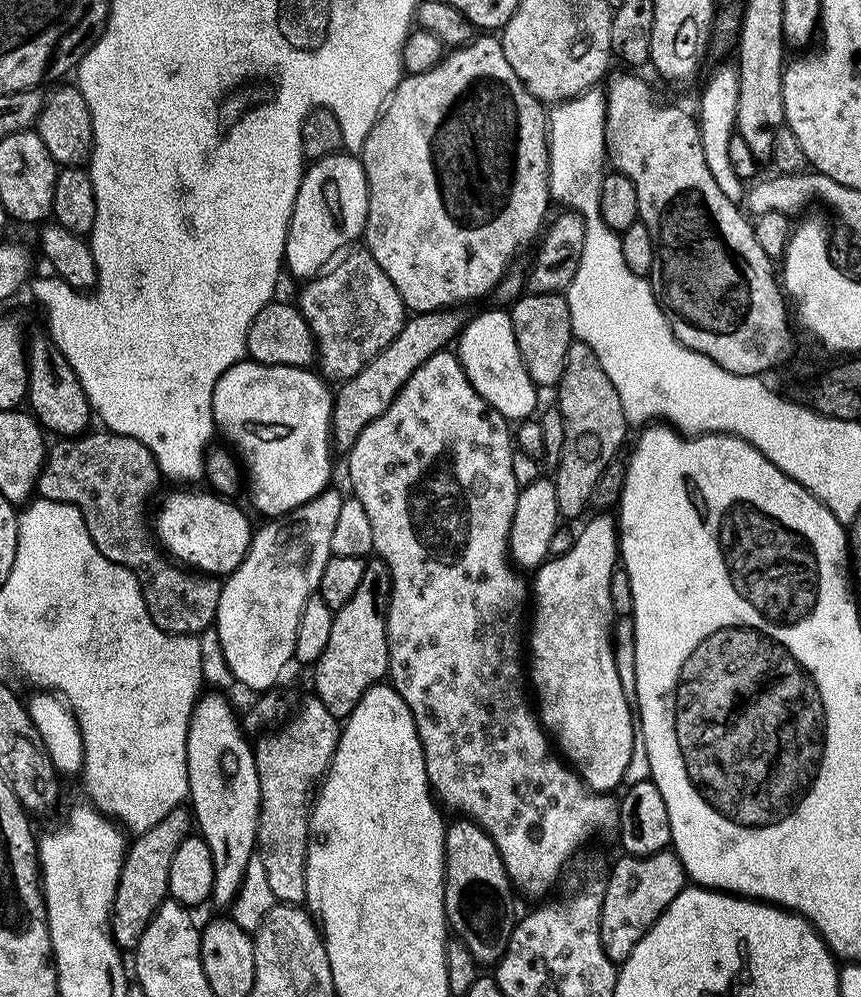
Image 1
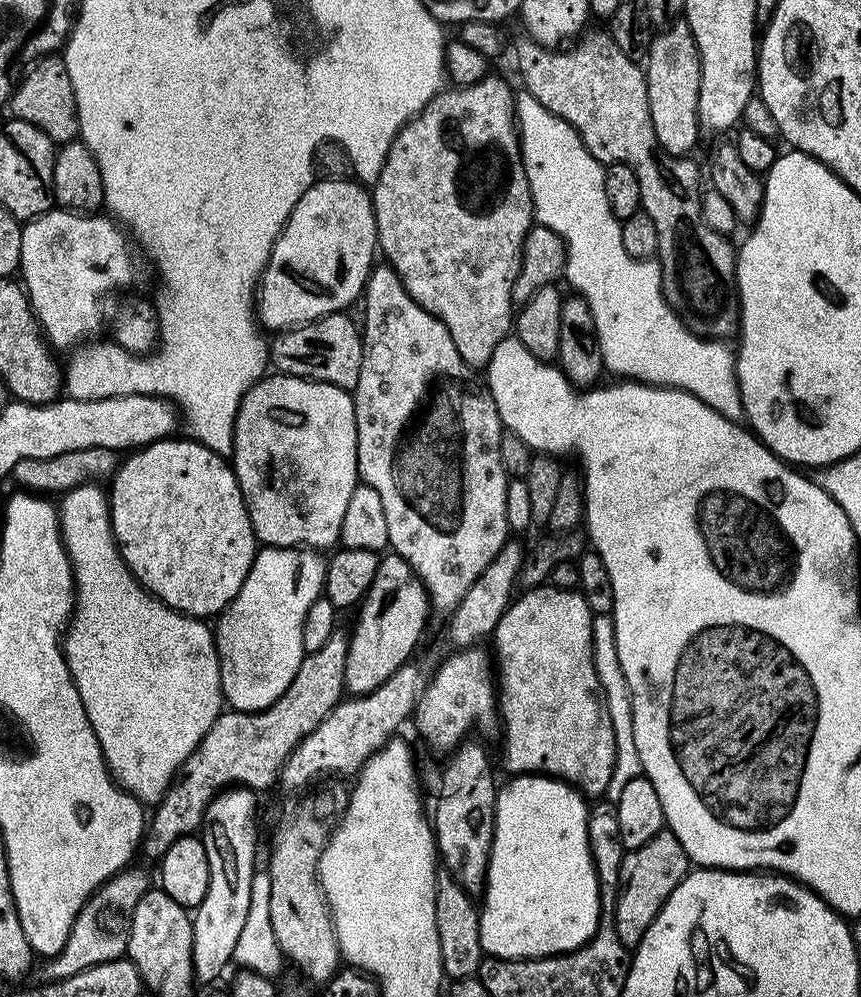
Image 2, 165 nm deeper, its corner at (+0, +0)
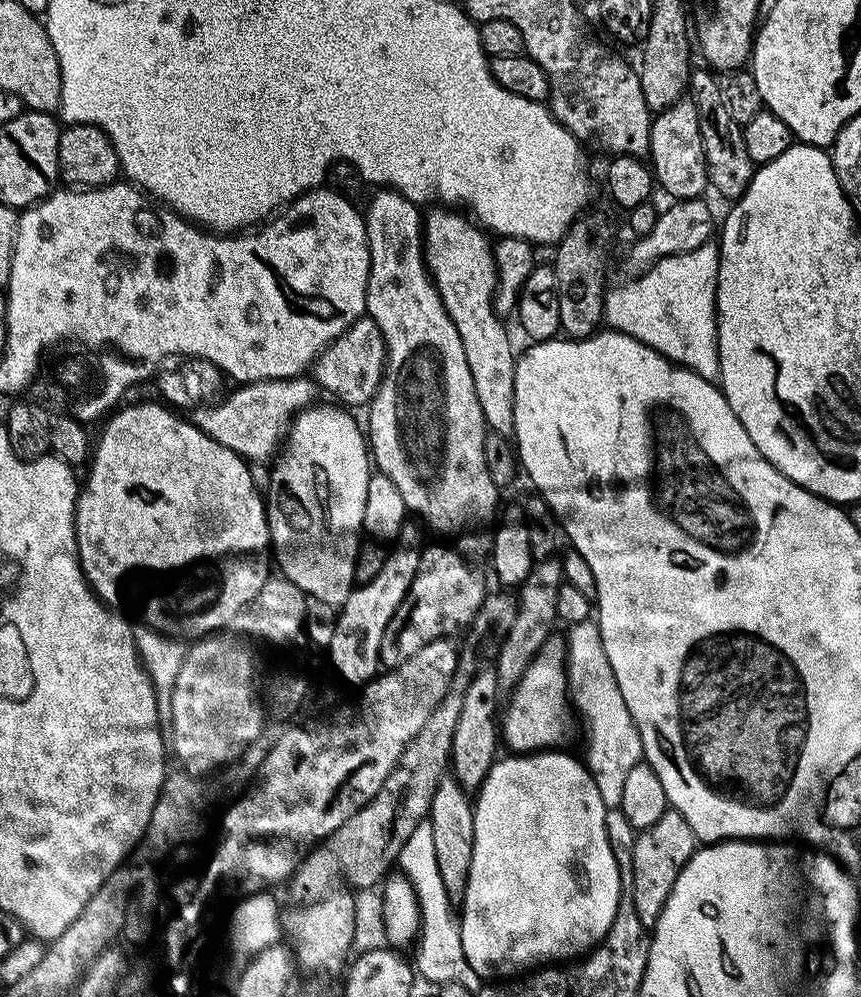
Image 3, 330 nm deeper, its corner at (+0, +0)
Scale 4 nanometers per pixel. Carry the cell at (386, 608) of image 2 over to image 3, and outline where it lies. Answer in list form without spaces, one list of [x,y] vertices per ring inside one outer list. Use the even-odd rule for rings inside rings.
[[[432,544],[421,551],[418,570],[410,582],[410,590],[406,590],[406,598],[402,598],[398,610],[394,610],[394,618],[390,618],[386,634],[382,634],[380,662],[385,669],[402,666],[402,662],[406,662],[406,658],[414,658],[422,646],[430,646],[430,642],[451,637],[456,634],[452,632],[459,633],[467,629],[474,614],[478,614],[486,595],[484,580],[479,570],[471,568],[467,564],[469,561],[453,548],[447,548],[444,544]]]

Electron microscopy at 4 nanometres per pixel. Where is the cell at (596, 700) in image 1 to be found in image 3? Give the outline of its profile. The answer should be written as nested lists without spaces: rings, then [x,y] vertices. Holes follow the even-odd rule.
[[[559,635],[548,637],[536,657],[526,666],[522,678],[511,689],[512,701],[502,712],[502,740],[516,754],[535,754],[545,750],[560,750],[578,736],[578,720],[568,694],[568,662],[566,644]]]

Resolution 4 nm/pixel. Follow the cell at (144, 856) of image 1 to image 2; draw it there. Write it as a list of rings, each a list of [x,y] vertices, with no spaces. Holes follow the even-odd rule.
[[[135,866],[117,872],[101,884],[76,916],[74,926],[66,938],[66,946],[62,946],[60,953],[45,963],[48,964],[44,968],[45,974],[48,975],[45,977],[49,981],[65,980],[90,966],[121,959],[128,950],[134,906],[142,902],[142,898],[149,890],[147,870]]]

